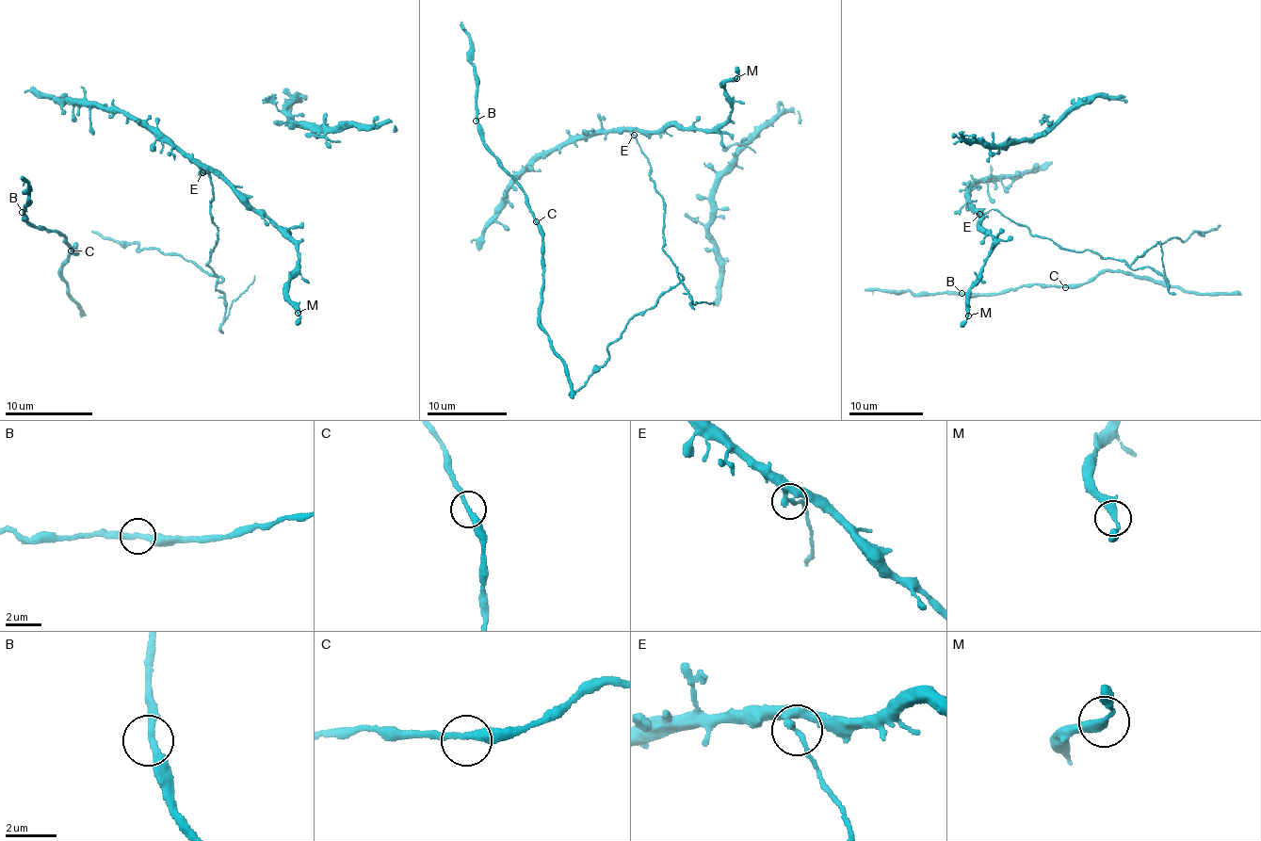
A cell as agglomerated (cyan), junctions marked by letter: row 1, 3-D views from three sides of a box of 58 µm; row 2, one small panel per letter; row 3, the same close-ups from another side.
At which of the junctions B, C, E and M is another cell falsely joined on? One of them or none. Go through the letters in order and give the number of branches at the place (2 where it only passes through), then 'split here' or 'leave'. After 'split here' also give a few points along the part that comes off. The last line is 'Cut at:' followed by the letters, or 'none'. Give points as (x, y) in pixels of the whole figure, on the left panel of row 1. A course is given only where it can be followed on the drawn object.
B: branches 2; leave
C: branches 2; leave
E: branches 2; split here; course (202, 173), (214, 187), (210, 215), (217, 237), (206, 264), (221, 281), (170, 254), (92, 232)
M: branches 2; leave
Cut at: E

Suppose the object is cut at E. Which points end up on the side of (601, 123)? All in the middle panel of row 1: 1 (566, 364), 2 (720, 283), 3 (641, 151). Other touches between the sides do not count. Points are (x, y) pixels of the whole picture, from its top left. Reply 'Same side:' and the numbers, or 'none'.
Same side: 1, 2

